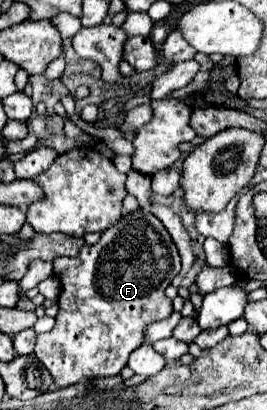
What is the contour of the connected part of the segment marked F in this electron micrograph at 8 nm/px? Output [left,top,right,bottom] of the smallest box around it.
[35,210,179,388]

